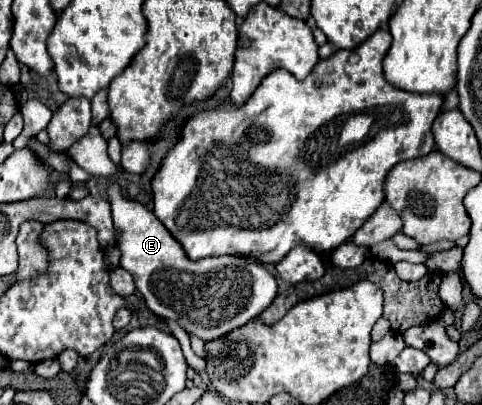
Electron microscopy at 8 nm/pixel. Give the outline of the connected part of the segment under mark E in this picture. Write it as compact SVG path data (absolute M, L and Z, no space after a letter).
M118 184L110 186L108 196L114 226L120 230L120 268L132 274L146 306L156 316L176 320L186 332L208 342L260 316L276 298L274 276L264 264L242 256L212 256L192 262L182 244L158 222L154 212L134 200L122 198Z

